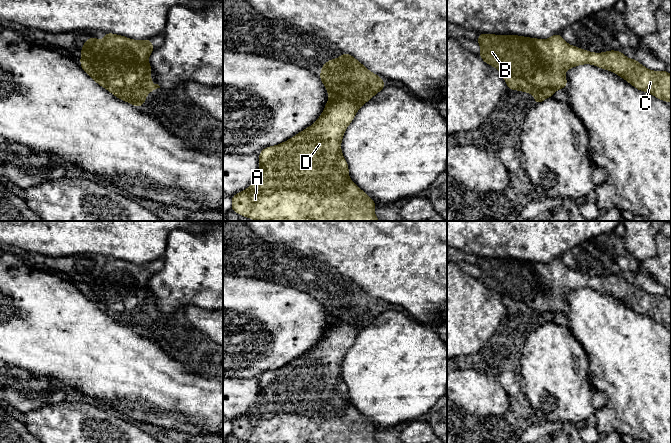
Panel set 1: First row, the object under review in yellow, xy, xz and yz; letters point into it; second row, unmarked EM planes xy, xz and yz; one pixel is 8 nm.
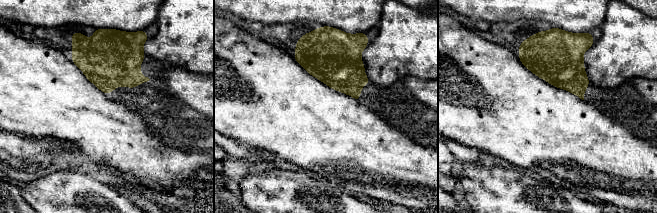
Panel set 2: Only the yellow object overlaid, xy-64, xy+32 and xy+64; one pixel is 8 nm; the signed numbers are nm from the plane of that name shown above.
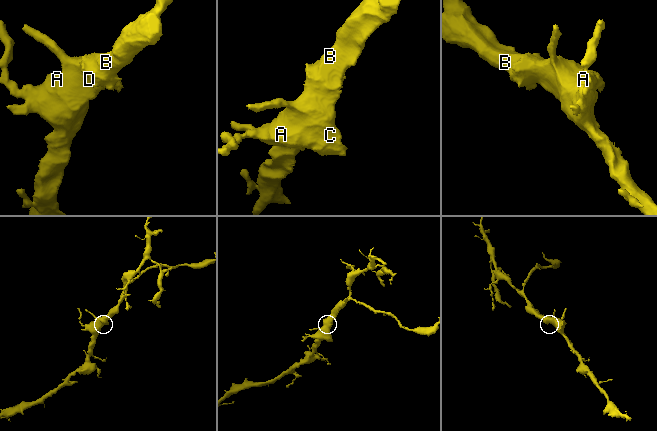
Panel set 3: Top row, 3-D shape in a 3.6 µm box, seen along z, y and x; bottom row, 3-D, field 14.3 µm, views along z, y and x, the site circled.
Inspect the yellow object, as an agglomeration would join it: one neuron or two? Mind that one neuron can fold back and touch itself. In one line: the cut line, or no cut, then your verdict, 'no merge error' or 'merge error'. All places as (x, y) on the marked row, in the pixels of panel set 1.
no cut; no merge error

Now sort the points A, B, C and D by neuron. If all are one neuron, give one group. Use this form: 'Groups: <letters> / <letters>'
Groups: A B C D

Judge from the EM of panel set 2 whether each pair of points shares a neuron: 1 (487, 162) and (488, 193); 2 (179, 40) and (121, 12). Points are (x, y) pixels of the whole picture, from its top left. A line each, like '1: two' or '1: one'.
1: two
2: two

